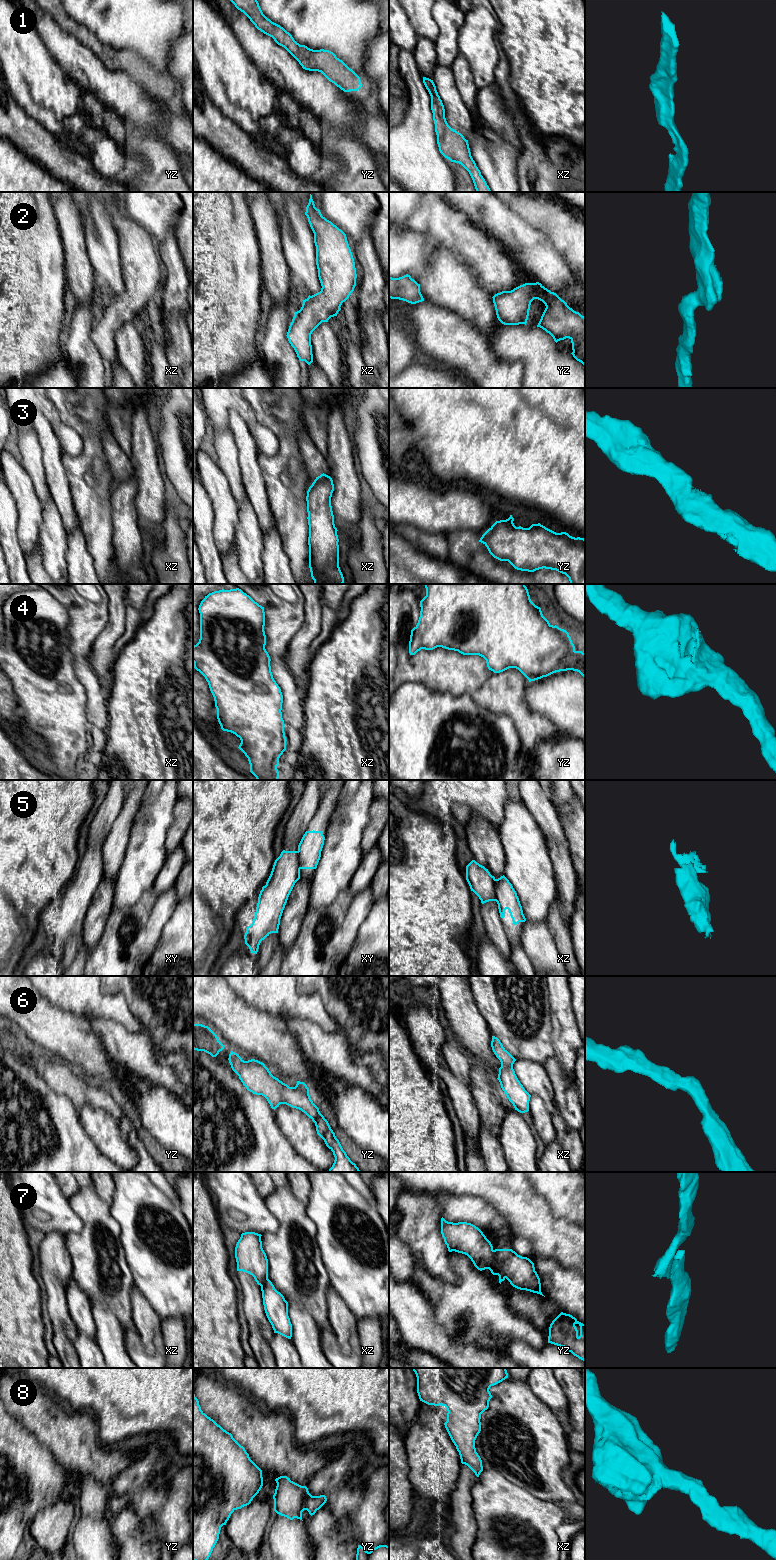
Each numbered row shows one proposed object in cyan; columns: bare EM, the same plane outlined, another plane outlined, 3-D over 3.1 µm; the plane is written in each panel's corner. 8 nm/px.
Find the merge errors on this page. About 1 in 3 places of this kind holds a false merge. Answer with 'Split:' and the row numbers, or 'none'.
Split: 5, 7

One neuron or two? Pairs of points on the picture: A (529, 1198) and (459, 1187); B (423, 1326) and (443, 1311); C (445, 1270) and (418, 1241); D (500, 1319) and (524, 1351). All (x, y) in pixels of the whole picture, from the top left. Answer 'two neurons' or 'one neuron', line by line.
A: one neuron
B: two neurons
C: one neuron
D: two neurons

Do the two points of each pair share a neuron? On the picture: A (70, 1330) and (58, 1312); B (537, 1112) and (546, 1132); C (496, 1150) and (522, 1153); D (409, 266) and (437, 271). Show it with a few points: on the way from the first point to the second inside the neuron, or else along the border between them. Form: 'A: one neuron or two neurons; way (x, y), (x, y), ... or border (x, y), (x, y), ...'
A: one neuron; way (68, 1326), (60, 1316)
B: one neuron; way (541, 1117), (544, 1127)
C: two neurons; border (497, 1134), (506, 1161)
D: one neuron; way (416, 266), (430, 271)

